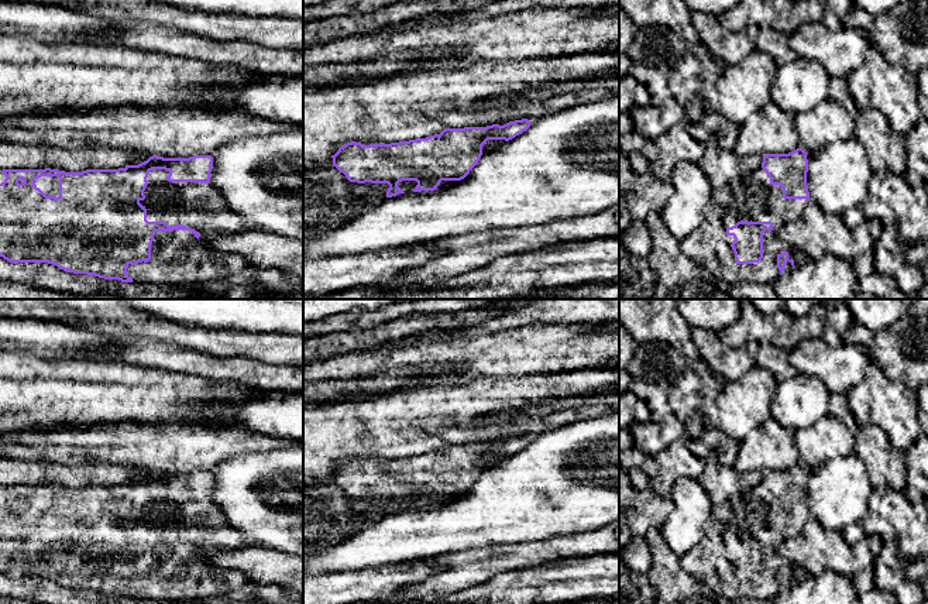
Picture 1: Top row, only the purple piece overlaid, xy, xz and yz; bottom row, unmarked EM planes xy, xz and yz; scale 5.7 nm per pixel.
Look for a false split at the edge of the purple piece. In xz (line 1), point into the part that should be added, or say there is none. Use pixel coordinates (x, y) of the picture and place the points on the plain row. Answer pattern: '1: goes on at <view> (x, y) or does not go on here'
1: does not go on here

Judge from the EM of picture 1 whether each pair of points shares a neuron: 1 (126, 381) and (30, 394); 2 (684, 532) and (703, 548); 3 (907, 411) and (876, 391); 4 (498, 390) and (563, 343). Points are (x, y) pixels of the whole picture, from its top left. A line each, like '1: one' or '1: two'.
1: one
2: two
3: one
4: two

